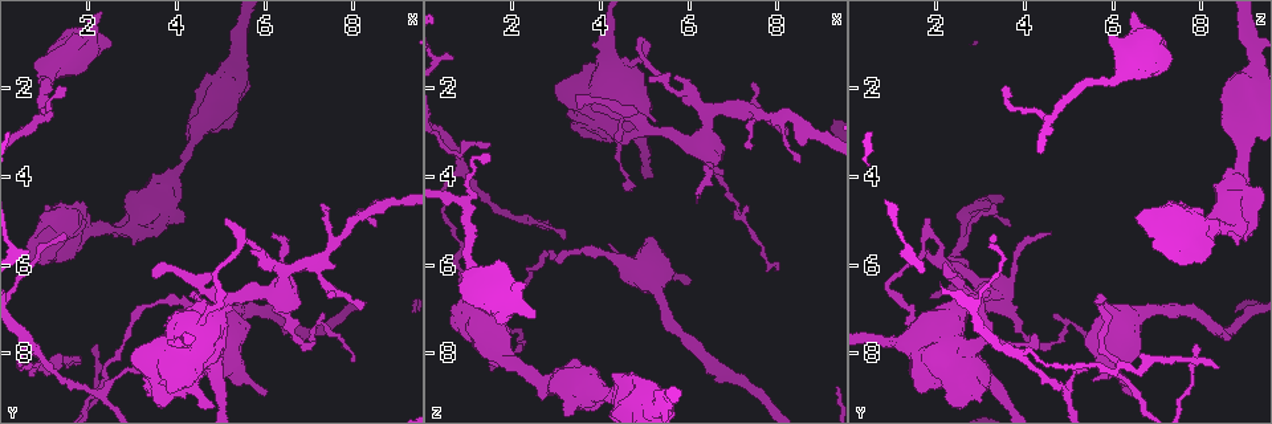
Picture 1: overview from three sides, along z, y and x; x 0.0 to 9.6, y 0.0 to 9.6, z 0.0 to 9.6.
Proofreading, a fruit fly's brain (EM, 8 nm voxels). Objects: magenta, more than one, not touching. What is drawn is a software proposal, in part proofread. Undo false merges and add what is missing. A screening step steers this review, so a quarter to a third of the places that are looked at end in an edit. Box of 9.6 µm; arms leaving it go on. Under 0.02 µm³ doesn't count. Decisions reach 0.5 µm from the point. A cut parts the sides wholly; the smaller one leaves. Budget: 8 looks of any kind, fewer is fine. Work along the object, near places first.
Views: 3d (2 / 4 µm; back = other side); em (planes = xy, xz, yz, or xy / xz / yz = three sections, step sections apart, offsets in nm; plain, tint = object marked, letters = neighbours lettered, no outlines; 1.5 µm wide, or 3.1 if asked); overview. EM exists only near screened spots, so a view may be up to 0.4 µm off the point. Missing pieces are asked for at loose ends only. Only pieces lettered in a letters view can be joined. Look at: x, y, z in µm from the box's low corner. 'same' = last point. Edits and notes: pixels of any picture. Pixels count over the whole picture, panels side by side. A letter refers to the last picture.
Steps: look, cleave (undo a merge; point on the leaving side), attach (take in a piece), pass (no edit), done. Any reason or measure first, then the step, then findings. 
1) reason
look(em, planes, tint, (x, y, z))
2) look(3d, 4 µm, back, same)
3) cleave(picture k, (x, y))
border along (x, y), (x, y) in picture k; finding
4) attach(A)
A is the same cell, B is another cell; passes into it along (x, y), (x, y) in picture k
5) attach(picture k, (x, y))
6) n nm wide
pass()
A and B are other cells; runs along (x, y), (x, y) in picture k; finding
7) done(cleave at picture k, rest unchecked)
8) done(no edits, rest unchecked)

long arm stops here
look(3d, 2 µm, back, (1.60, 8.35, 8.40))

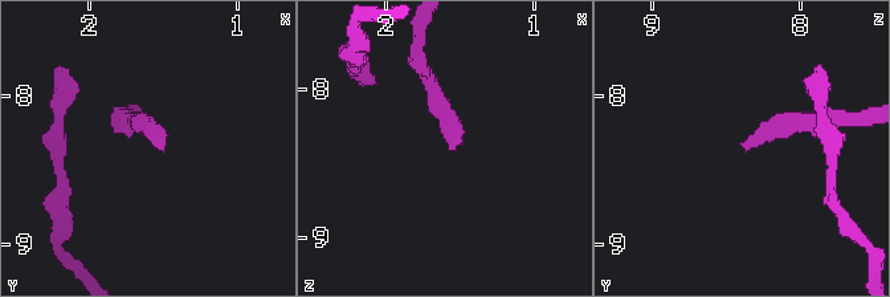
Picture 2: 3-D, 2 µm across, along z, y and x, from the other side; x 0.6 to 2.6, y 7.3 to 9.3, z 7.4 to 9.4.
now the EM
look(em, yz, step 4, tint, (1.56, 8.32, 8.44))

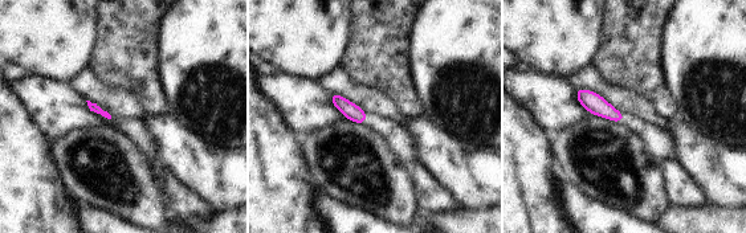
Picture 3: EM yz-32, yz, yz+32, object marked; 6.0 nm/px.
another direction
look(em, planes, letters, same)

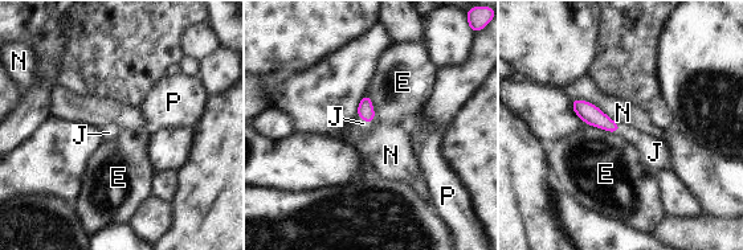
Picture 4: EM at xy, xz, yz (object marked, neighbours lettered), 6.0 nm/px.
N touches over 340 nm
attach(J)
J is the same cell, E, N and P are other cells; it goes on there

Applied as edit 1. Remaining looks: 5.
see it whole again
look(overview)

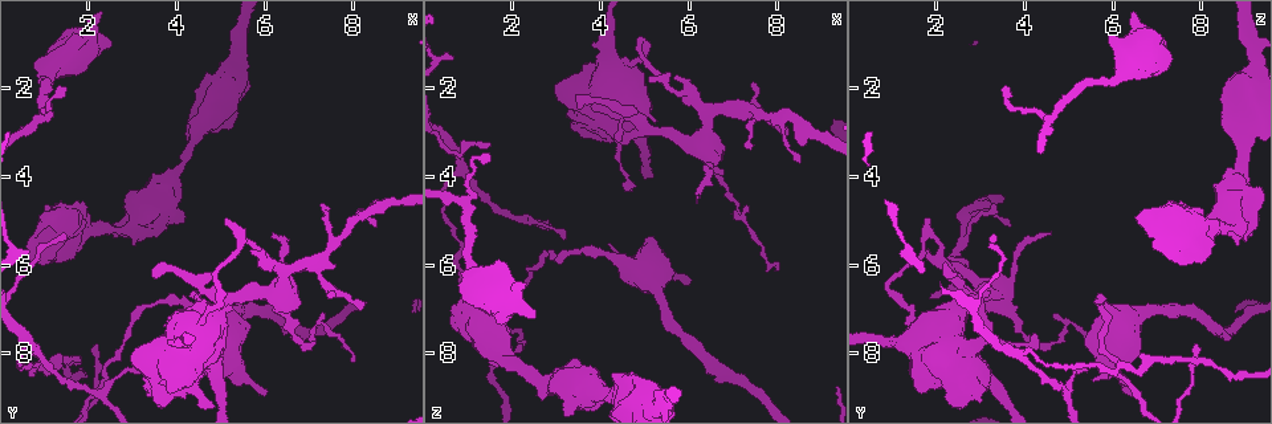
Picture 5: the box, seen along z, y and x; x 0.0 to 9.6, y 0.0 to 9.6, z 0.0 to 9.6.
branch stops here
look(em, xz, step 8, letters, (2.60, 5.10, 9.05))

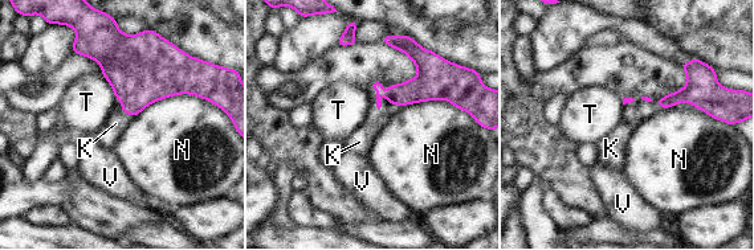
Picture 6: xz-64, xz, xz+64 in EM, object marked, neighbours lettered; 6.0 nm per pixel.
cut it another way
look(em, planes, letters, same)

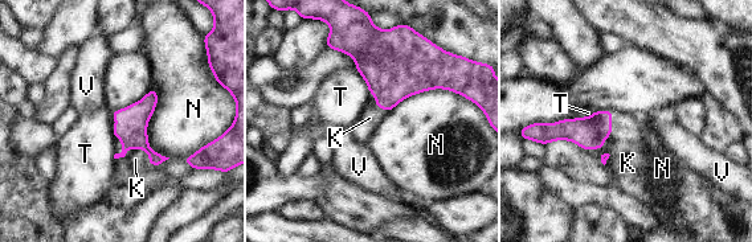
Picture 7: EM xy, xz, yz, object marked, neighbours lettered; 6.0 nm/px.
N touches over 440 nm
attach(K)
K is the same cell, N, T and V are other cells; passes into it along (588, 132), (607, 136), (628, 163) in picture 7; the neuron continues

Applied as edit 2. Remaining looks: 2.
calibre changes
look(em, xz, step 8, letters, (4.05, 3.80, 8.80))

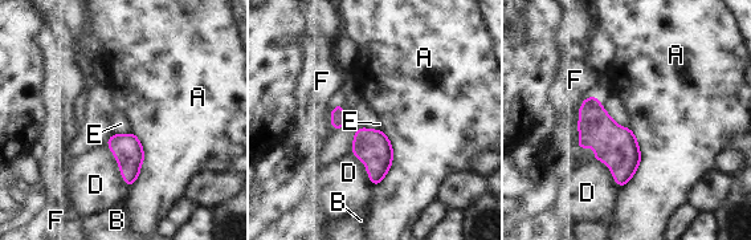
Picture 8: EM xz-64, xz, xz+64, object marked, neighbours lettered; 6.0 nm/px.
180 nm wide
pass()
A, B, D, E and F are other cells; border along (131, 131), (113, 134) in picture 8; one neuron here

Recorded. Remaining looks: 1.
done(attach at picture 4, attach at picture 7, rest unchecked)

